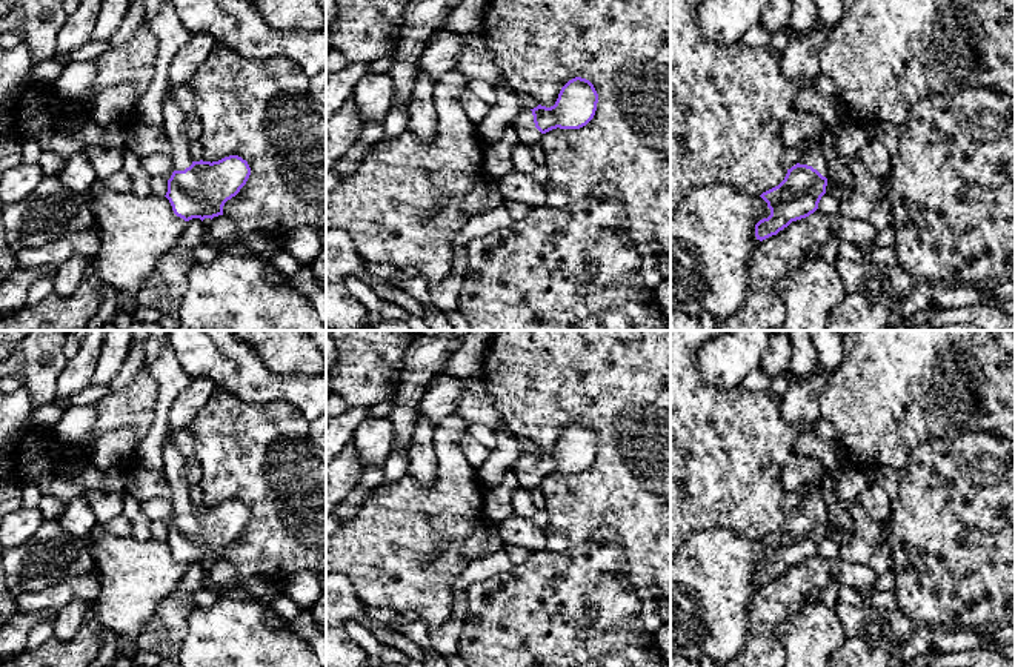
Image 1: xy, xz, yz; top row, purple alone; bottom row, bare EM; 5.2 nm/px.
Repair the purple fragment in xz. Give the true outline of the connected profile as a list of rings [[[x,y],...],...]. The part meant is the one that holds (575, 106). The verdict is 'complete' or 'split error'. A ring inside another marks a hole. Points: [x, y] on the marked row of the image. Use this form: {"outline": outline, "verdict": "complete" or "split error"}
{"outline": [[[575,77],[561,88],[554,106],[523,108],[512,128],[518,141],[531,148],[540,143],[541,135],[552,129],[580,129],[586,126],[595,115],[597,103],[598,94],[594,85],[586,78]]], "verdict": "split error"}

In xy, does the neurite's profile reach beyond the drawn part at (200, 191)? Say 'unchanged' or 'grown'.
grown

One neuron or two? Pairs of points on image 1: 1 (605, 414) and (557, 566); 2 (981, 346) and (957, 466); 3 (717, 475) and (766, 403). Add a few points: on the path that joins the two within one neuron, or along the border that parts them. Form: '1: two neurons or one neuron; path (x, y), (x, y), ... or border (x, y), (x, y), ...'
1: two neurons; border (592, 532), (583, 543), (569, 549), (546, 549)
2: two neurons; border (998, 434), (965, 432), (928, 440)
3: one neuron; path (729, 457), (731, 446), (752, 421)

